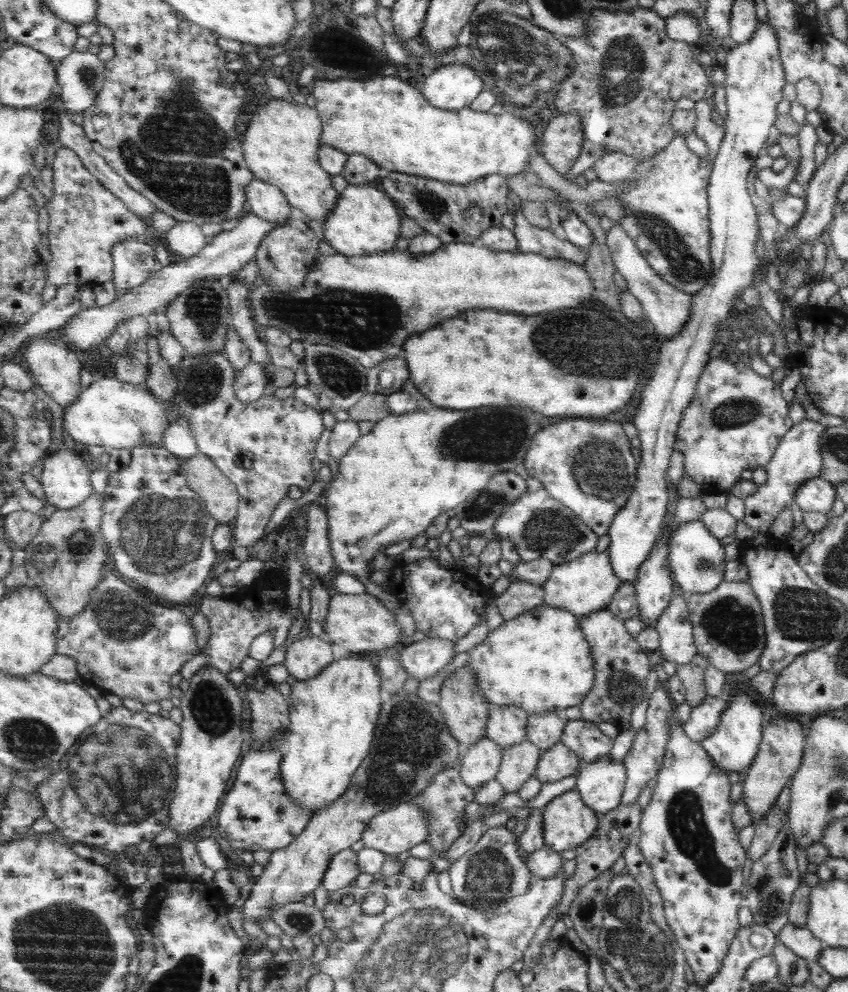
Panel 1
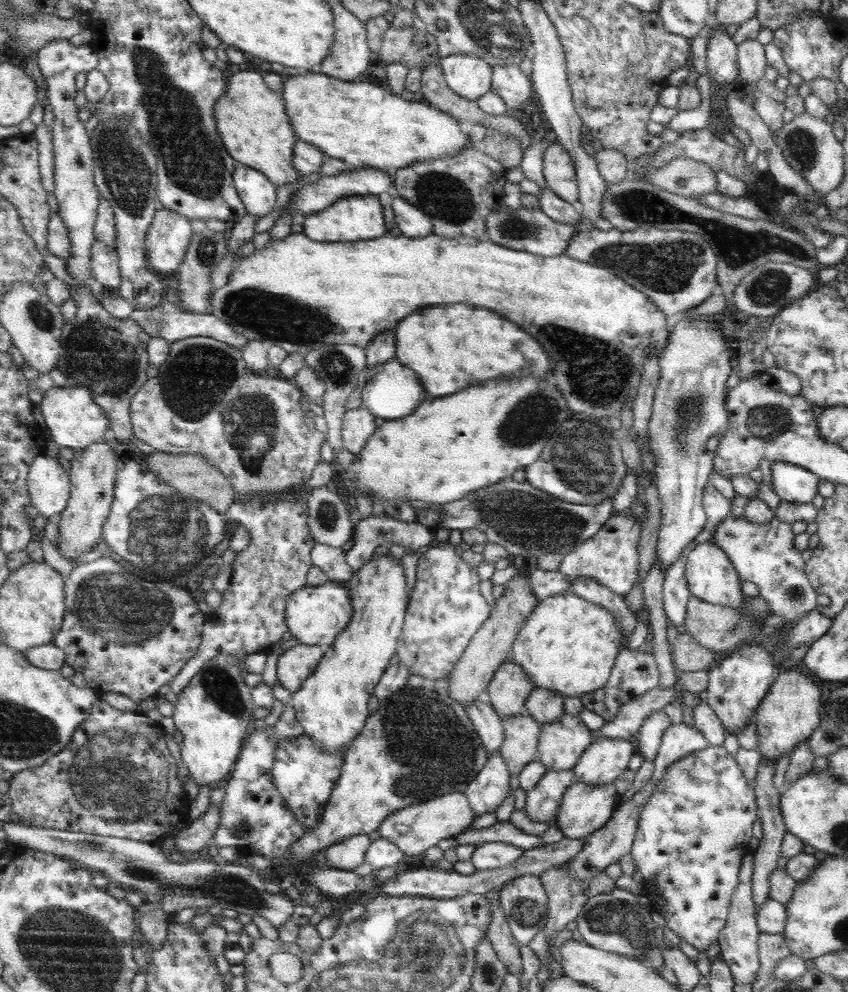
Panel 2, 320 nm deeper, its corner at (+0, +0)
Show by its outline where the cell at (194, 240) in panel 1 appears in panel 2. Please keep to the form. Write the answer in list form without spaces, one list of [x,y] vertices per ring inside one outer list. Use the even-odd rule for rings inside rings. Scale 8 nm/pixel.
[[[165,208],[155,214],[146,240],[148,260],[153,271],[161,277],[178,271],[193,235],[189,218]]]

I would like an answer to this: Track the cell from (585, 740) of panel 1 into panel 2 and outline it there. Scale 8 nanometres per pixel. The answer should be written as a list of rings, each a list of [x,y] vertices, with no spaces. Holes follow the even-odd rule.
[[[657,687],[633,702],[621,706],[615,718],[606,721],[600,729],[592,730],[593,736],[595,739],[609,737],[633,740],[648,716],[656,710],[663,710],[678,697],[680,697],[678,688],[663,690]]]

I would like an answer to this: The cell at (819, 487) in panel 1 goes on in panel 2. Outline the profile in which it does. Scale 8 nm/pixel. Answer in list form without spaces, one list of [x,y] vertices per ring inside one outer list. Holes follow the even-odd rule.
[[[773,461],[770,465],[771,489],[780,500],[811,503],[817,496],[818,478],[808,470],[779,461]]]

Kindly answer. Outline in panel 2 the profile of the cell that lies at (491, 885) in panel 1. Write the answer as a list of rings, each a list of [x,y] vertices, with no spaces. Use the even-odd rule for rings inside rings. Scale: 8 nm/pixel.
[[[527,873],[523,876],[516,876],[516,878],[512,878],[507,882],[507,885],[499,891],[499,896],[501,896],[499,902],[503,906],[514,938],[528,949],[533,939],[547,926],[550,901],[546,892],[546,886],[543,885],[539,876]]]

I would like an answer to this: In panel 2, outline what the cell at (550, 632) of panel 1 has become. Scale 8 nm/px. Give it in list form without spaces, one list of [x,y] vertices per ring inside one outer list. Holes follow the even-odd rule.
[[[569,591],[540,600],[538,607],[519,631],[511,661],[525,669],[535,687],[557,691],[565,698],[580,698],[582,695],[587,698],[587,694],[599,691],[608,683],[623,644],[624,632],[610,610]]]

